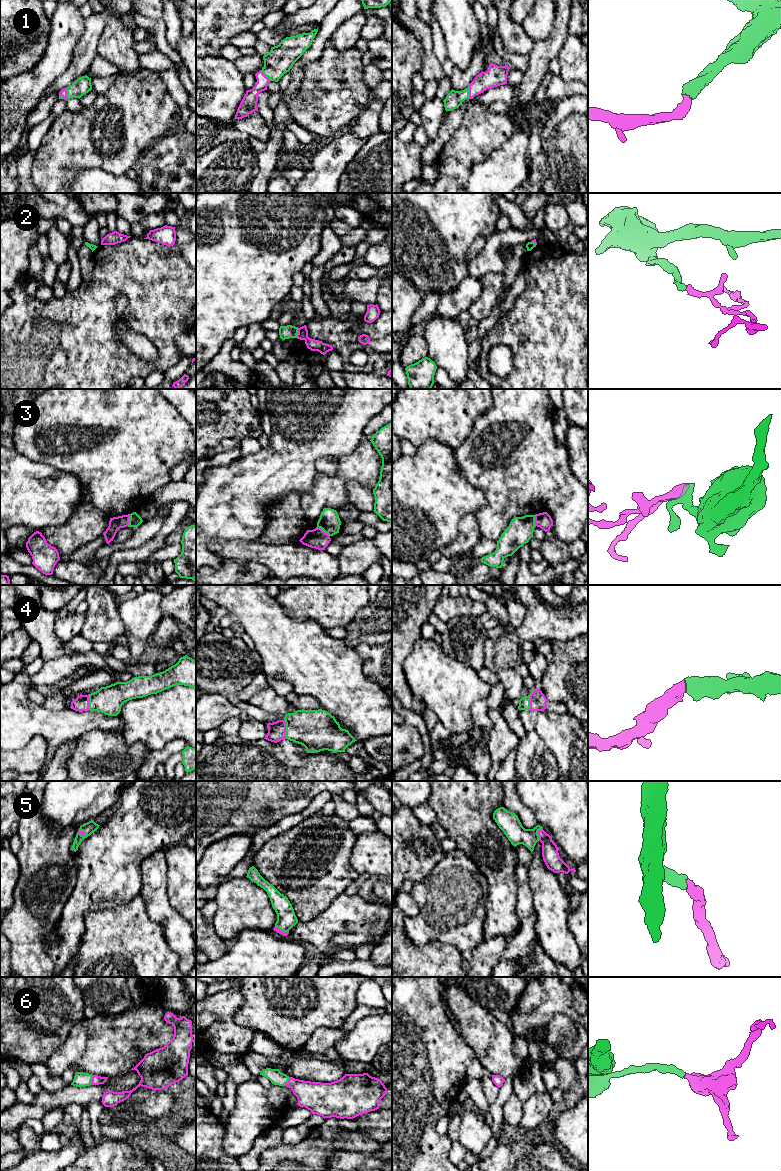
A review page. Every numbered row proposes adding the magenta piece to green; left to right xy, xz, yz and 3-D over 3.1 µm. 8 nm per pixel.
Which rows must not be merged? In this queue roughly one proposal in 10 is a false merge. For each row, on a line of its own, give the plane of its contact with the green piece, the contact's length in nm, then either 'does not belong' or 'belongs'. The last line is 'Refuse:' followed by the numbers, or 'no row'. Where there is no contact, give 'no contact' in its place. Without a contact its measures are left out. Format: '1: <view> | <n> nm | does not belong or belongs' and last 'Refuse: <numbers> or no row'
1: yz | 100 nm | belongs
2: xz | 80 nm | does not belong
3: xz | 130 nm | does not belong
4: yz | 170 nm | belongs
5: yz | 110 nm | belongs
6: xy | 80 nm | belongs
Refuse: 2, 3

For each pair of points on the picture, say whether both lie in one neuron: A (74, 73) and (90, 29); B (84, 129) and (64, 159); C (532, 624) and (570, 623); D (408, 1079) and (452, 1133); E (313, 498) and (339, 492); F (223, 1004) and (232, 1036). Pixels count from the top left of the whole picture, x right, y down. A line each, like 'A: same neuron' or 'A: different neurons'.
A: same neuron
B: same neuron
C: same neuron
D: different neurons
E: same neuron
F: same neuron

